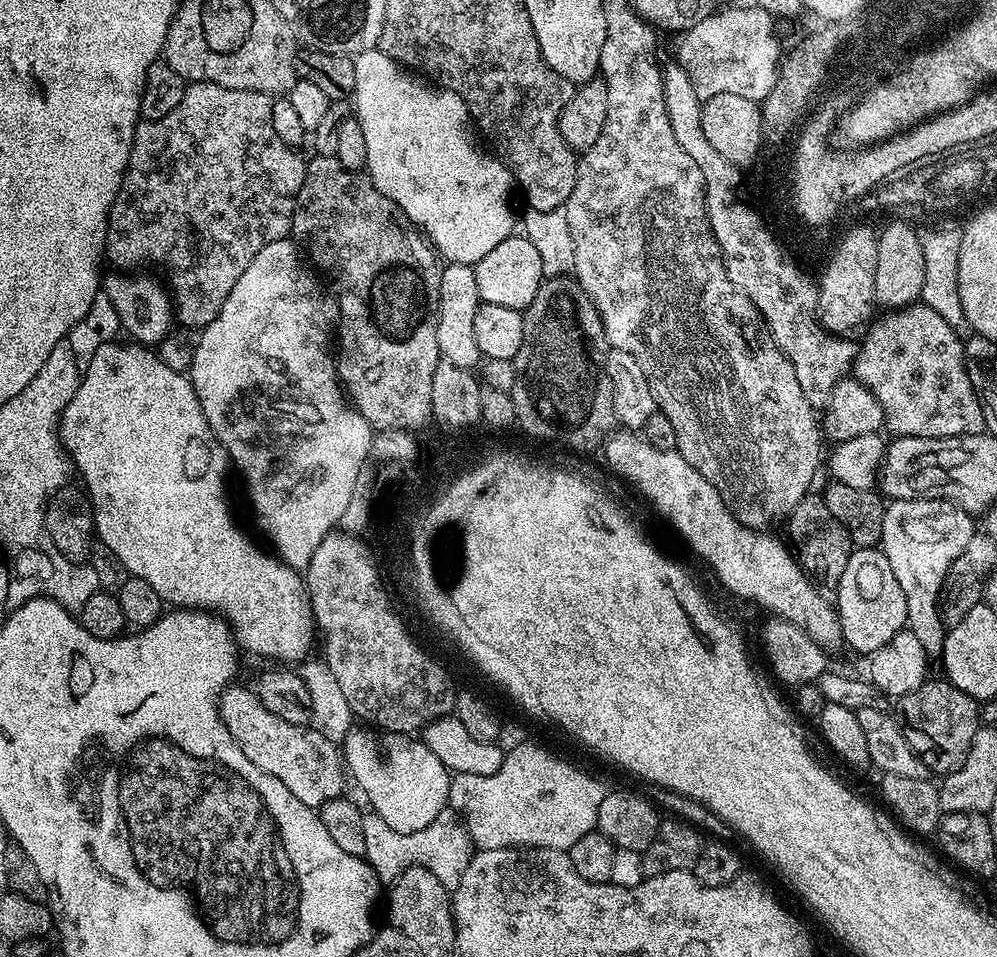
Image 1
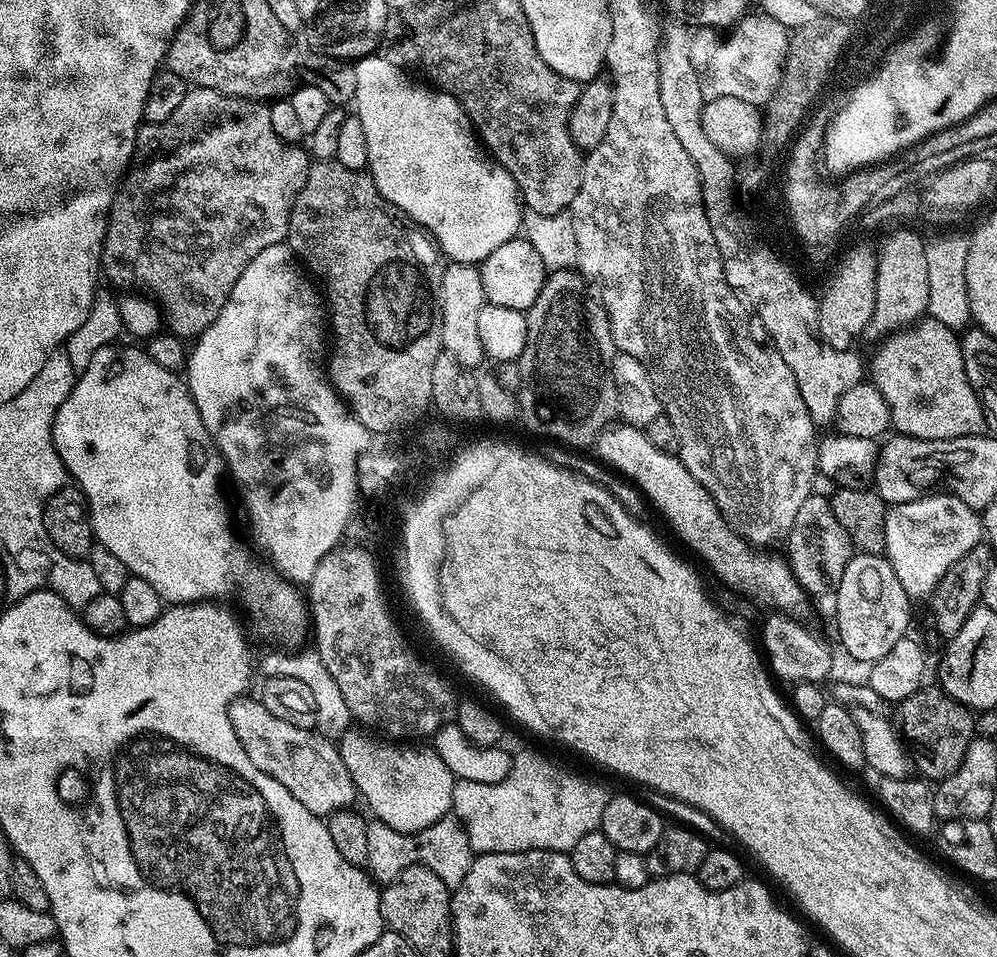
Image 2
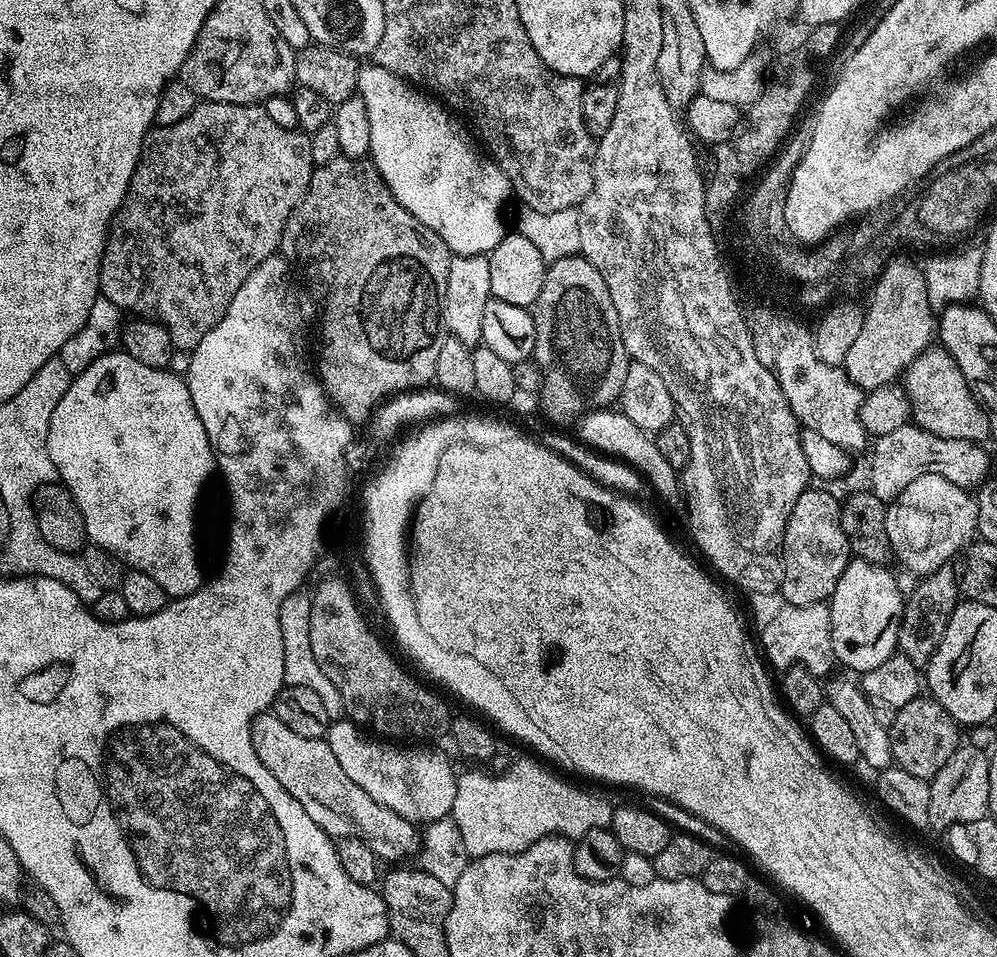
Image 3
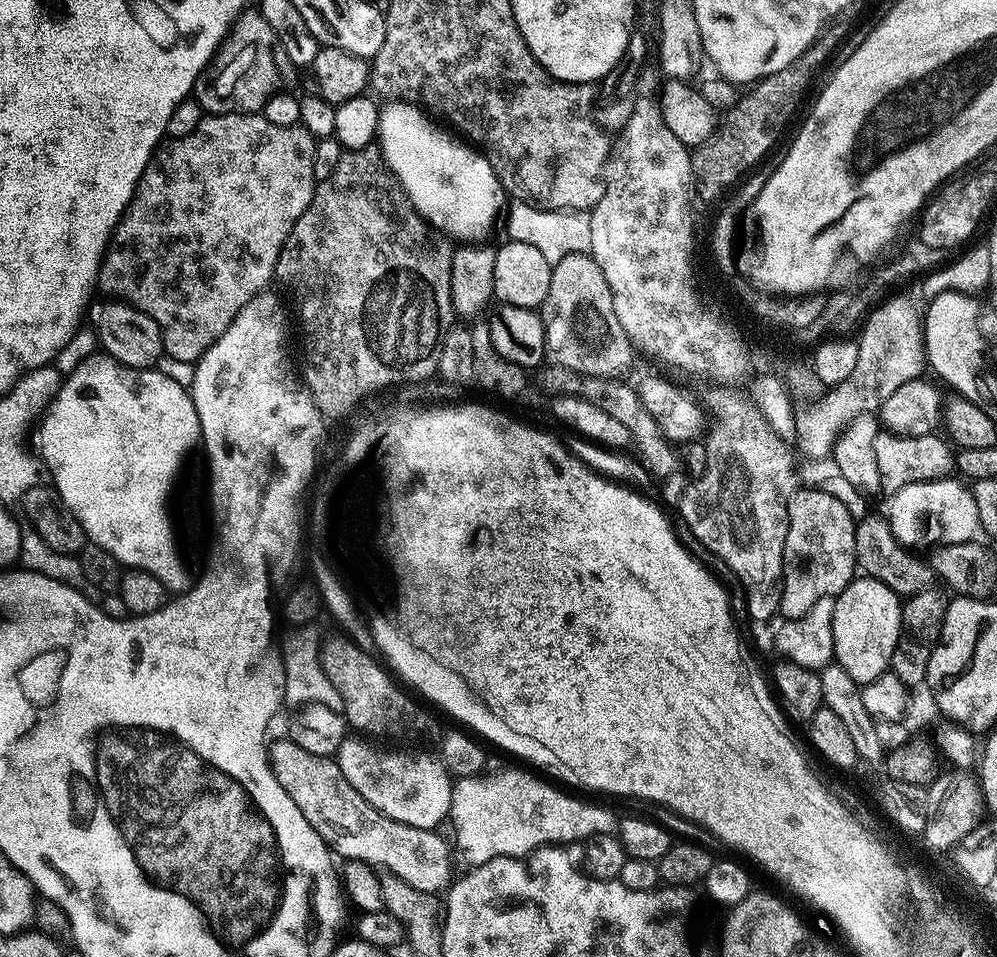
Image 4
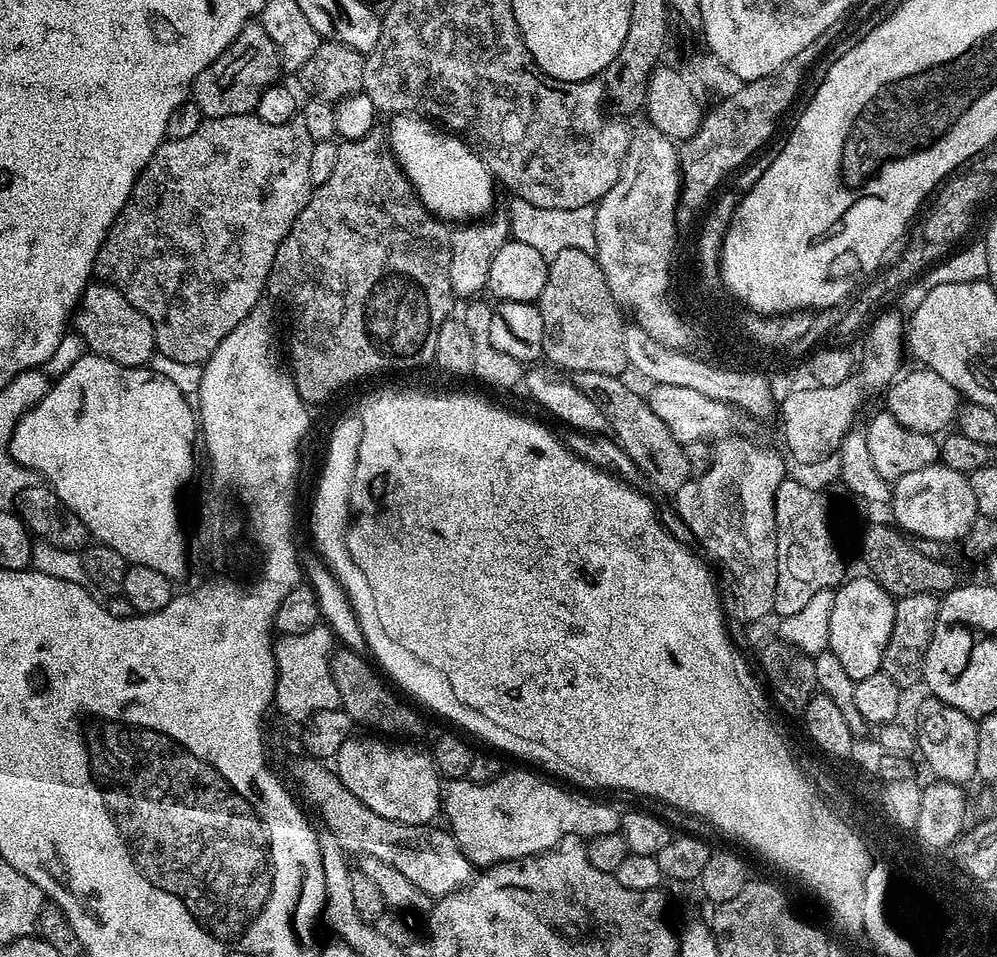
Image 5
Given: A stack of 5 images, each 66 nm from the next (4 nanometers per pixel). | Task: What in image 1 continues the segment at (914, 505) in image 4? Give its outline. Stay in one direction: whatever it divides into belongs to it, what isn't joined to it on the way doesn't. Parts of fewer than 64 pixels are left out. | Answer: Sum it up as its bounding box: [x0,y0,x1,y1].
[879,499,978,658]

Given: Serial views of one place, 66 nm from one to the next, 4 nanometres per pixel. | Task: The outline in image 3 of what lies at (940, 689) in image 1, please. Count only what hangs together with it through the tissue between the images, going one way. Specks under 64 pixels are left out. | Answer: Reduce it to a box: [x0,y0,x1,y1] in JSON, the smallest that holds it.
[890,698,961,782]

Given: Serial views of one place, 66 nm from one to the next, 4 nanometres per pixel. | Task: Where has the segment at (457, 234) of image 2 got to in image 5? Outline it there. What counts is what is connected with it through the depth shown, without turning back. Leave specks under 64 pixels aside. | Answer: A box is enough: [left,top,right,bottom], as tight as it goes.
[386,114,494,222]

